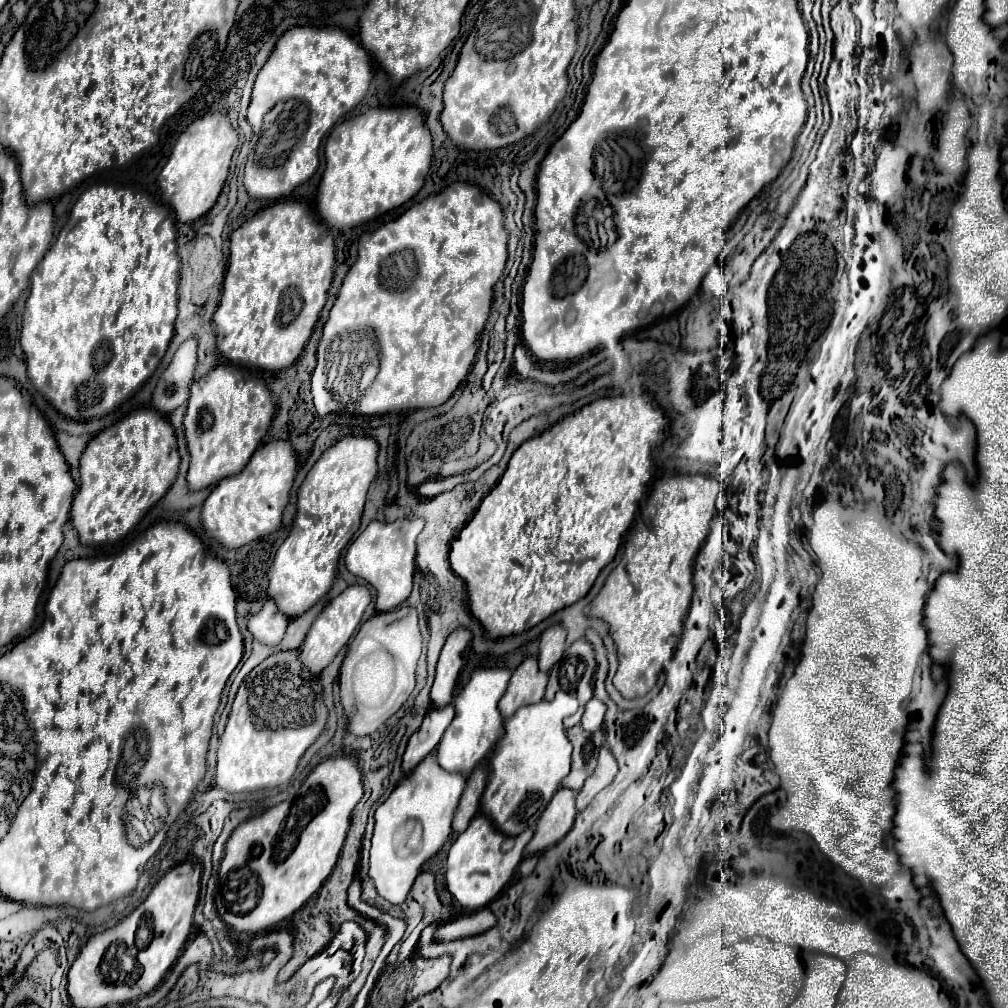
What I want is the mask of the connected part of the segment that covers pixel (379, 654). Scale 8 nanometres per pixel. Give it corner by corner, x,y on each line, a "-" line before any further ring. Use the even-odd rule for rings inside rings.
404,606
390,612
377,612
374,618
362,624
354,642
349,644
338,676
340,700
351,733
368,736
400,710
414,690
414,670
422,646
414,608

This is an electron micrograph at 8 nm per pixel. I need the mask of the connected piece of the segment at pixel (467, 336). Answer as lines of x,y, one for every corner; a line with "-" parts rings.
450,184
376,232
360,236
358,260
344,278
316,352
318,366
312,374
316,412
374,416
444,404
474,364
494,284
506,266
506,242
502,206
474,184

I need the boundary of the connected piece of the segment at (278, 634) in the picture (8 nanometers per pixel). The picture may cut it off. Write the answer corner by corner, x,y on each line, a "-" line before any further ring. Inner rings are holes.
268,600
262,606
262,610
248,620
248,630
252,632
252,636
258,642
276,646
284,638
288,622
290,622
290,618
278,610
276,602

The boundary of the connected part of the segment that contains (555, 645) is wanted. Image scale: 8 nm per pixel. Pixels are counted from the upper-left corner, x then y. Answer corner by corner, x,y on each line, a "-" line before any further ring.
554,624
546,628
540,636
540,668
542,672
548,672
564,654
566,650
566,628
562,624

